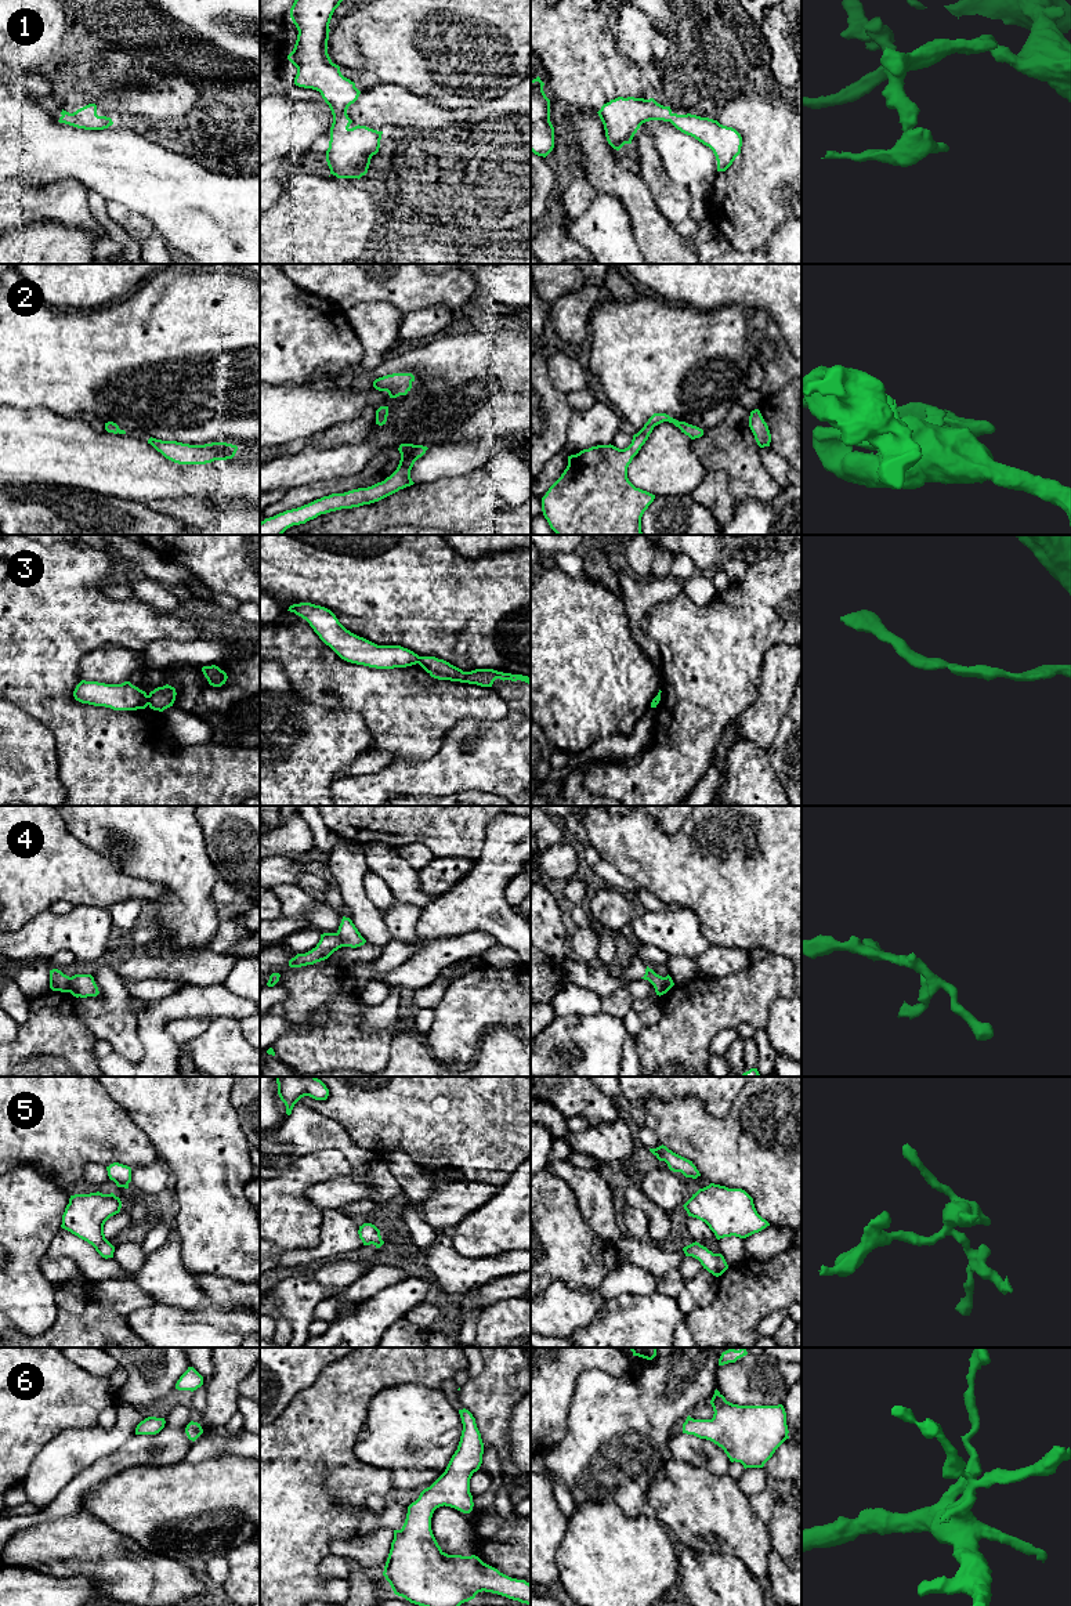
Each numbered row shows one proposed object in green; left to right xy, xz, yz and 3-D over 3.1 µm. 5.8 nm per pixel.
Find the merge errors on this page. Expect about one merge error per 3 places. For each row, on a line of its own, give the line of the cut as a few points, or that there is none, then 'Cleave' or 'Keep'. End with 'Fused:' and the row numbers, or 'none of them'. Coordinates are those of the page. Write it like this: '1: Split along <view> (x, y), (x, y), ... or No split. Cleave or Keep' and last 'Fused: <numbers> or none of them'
1: No split. Keep
2: No split. Keep
3: Split along xy (147, 695), (148, 704). Cleave
4: Split along xy (71, 977), (67, 991). Cleave
5: No split. Keep
6: No split. Keep
Fused: 3, 4

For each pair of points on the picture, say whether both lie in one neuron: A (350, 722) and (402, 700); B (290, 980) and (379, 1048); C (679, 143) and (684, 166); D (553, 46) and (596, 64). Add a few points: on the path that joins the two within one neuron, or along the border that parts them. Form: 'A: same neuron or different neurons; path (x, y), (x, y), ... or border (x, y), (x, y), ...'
A: different neurons; border (330, 708), (355, 711), (372, 737), (371, 748)
B: same neuron; path (314, 987), (343, 1015), (343, 1022), (355, 1034)
C: same neuron; path (679, 148), (684, 161)
D: same neuron; path (564, 46), (572, 46), (585, 58)

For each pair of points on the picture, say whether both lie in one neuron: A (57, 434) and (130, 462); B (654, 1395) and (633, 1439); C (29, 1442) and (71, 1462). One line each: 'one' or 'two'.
A: one
B: one
C: two

